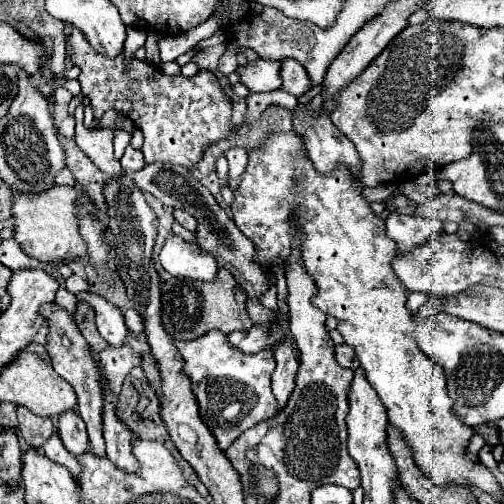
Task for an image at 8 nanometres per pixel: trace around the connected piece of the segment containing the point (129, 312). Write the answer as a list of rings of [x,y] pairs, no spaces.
[[[126,309],[126,311],[124,311],[124,319],[126,319],[128,331],[132,331],[132,333],[142,333],[142,331],[144,331],[142,317],[138,315],[136,309]]]

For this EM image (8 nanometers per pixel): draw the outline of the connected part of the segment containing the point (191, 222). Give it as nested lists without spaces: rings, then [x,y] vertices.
[[[174,209],[174,219],[176,219],[182,227],[186,227],[188,231],[196,231],[196,219],[194,219],[190,213],[186,213],[184,209]]]

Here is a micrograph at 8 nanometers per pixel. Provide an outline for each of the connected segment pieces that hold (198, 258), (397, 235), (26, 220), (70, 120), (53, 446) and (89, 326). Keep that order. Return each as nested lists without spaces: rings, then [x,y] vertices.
[[[178,235],[166,239],[164,249],[160,251],[160,263],[174,277],[198,281],[214,281],[218,277],[216,259],[200,251],[198,245],[182,241]]]
[[[394,211],[386,219],[386,235],[396,241],[396,255],[404,255],[424,241],[442,239],[444,223],[430,217],[406,215]]]
[[[62,185],[52,187],[52,191],[46,191],[44,195],[14,195],[14,239],[20,243],[20,247],[38,261],[54,265],[86,257],[88,245],[80,237],[78,217],[74,213],[80,195],[84,195],[84,191]]]
[[[67,116],[59,125],[60,134],[65,138],[74,139],[75,137],[75,118],[74,116]]]
[[[52,435],[52,439],[48,439],[48,443],[44,443],[42,445],[42,451],[44,451],[44,455],[50,459],[50,461],[54,461],[54,463],[58,463],[58,465],[64,465],[70,473],[72,473],[72,477],[74,479],[78,479],[80,477],[80,463],[78,463],[78,457],[76,455],[72,455],[70,451],[66,451],[66,447],[60,443],[60,437],[58,435]]]
[[[80,303],[78,309],[76,309],[76,315],[74,315],[74,321],[76,321],[80,333],[84,335],[84,339],[88,341],[88,345],[90,345],[96,353],[100,353],[104,347],[108,347],[108,343],[106,343],[106,341],[100,337],[100,333],[96,331],[96,325],[94,325],[94,311],[92,311],[92,307]]]

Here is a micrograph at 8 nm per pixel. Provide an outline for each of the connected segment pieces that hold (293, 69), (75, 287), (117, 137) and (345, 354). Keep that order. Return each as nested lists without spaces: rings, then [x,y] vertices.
[[[282,59],[280,75],[284,79],[282,89],[292,93],[294,97],[300,97],[300,95],[304,95],[304,93],[308,93],[312,89],[312,81],[308,79],[304,67],[294,59]]]
[[[70,275],[68,279],[66,279],[66,289],[70,291],[70,293],[80,293],[80,291],[88,291],[88,281],[84,279],[84,277],[78,277],[78,275]]]
[[[116,130],[114,132],[114,157],[120,160],[126,147],[129,145],[132,134],[124,130]]]
[[[336,345],[336,361],[338,361],[340,367],[348,367],[348,369],[360,367],[360,363],[358,363],[350,345]]]

